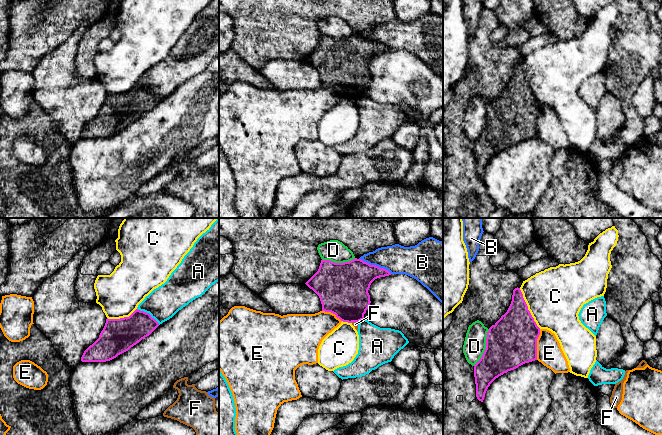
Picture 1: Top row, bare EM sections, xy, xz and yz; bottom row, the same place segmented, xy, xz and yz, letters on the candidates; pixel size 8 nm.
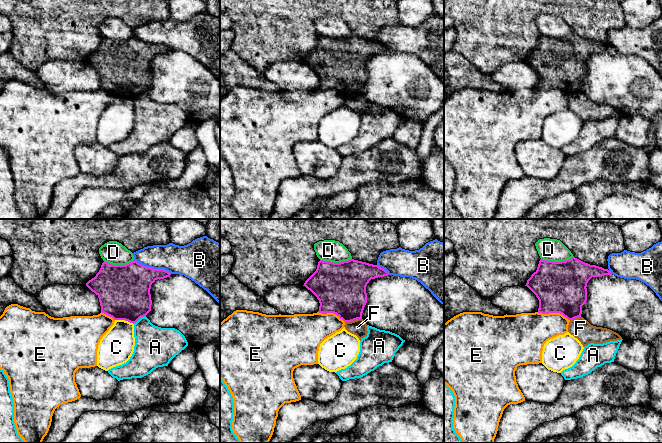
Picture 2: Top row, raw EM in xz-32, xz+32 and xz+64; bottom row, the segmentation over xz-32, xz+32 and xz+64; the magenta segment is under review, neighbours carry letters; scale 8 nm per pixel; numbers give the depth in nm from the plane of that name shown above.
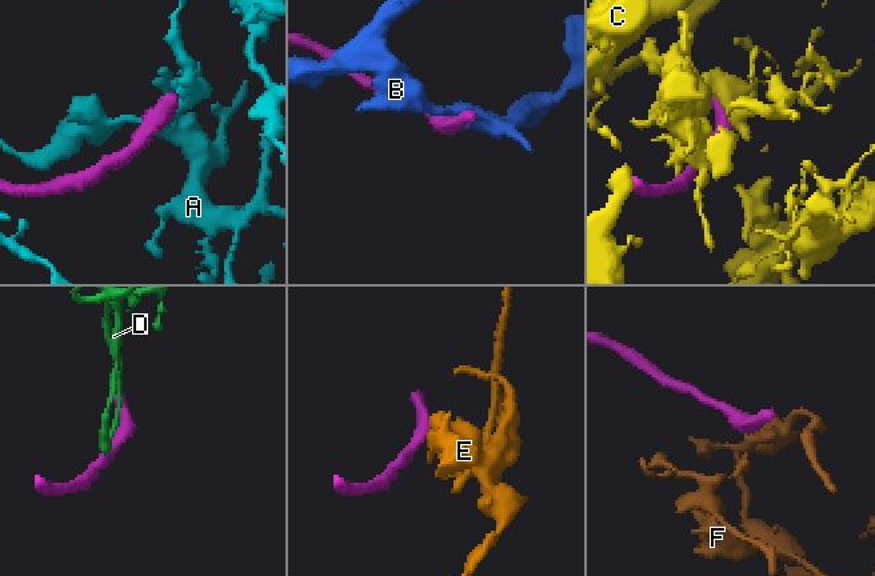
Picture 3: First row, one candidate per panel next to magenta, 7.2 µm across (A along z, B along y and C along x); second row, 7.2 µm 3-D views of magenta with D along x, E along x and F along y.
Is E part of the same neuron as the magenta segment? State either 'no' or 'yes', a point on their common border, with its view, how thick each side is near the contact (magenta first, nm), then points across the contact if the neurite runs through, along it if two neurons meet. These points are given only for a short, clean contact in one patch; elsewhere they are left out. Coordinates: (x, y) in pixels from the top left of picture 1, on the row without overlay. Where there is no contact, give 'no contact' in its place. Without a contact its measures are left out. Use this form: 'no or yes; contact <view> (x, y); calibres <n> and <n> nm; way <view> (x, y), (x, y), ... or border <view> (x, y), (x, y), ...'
no; contact yz (536, 120); calibres 400 and 200 nm; border yz (540, 105), (537, 115), (536, 135)

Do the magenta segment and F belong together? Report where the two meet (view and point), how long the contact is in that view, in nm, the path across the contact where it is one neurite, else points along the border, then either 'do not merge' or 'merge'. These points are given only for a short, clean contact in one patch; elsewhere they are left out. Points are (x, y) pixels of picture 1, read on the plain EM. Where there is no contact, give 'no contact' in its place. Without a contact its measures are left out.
contact xz (354, 97); length 60 nm; border xz (358, 97), (351, 98); do not merge

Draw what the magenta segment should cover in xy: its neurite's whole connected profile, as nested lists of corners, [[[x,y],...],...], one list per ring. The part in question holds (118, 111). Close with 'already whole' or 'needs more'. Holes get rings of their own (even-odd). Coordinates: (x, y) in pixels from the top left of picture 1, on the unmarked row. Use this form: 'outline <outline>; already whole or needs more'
outline [[[138,85],[129,93],[107,94],[99,114],[84,127],[81,137],[110,137],[149,112],[158,102],[149,89]]]; already whole

